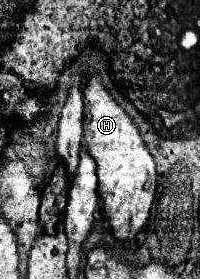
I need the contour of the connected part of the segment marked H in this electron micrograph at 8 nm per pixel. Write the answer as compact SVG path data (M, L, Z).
M91 75L83 91L87 101L83 115L83 143L89 147L97 163L99 195L111 223L111 231L119 241L131 241L149 217L149 209L157 189L155 161L139 133L133 117L111 97L99 75Z

